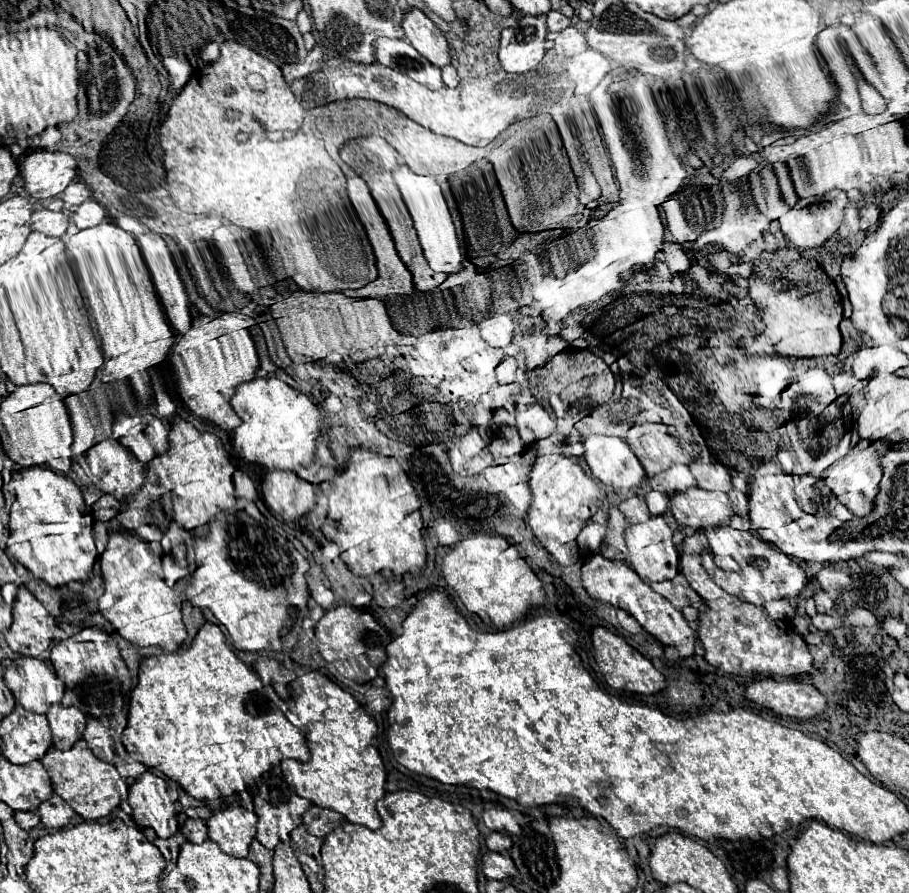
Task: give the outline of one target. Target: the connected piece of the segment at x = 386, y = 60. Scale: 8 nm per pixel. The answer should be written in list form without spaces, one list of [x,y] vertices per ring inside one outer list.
[[[379,37],[375,41],[375,55],[377,55],[377,63],[401,71],[403,75],[411,77],[413,81],[429,89],[445,87],[441,79],[441,69],[435,67],[429,59],[425,59],[415,47],[411,47],[407,39]]]

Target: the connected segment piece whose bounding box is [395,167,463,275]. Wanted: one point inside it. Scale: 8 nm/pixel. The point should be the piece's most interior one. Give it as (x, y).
(422, 195)

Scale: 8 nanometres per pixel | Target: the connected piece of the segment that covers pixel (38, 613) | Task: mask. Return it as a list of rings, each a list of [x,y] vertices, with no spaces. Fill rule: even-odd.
[[[21,585],[13,605],[13,625],[7,631],[9,647],[23,657],[39,657],[54,642],[70,636],[29,589]]]

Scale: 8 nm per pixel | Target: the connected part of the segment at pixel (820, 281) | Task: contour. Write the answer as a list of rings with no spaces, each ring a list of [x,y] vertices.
[[[777,249],[773,253],[763,251],[753,263],[753,275],[749,277],[749,297],[761,305],[761,309],[771,309],[767,313],[769,317],[765,317],[765,331],[771,333],[775,355],[821,357],[839,353],[839,323],[843,319],[841,295],[817,261],[799,255],[795,249]]]

